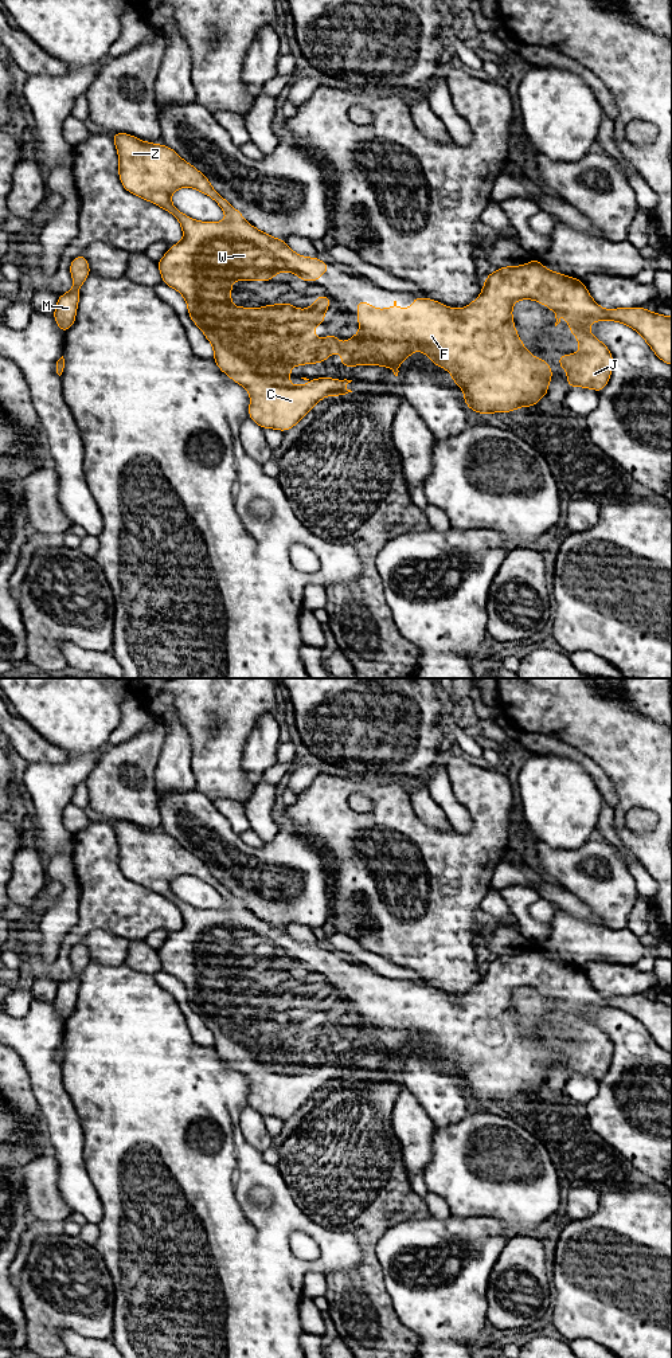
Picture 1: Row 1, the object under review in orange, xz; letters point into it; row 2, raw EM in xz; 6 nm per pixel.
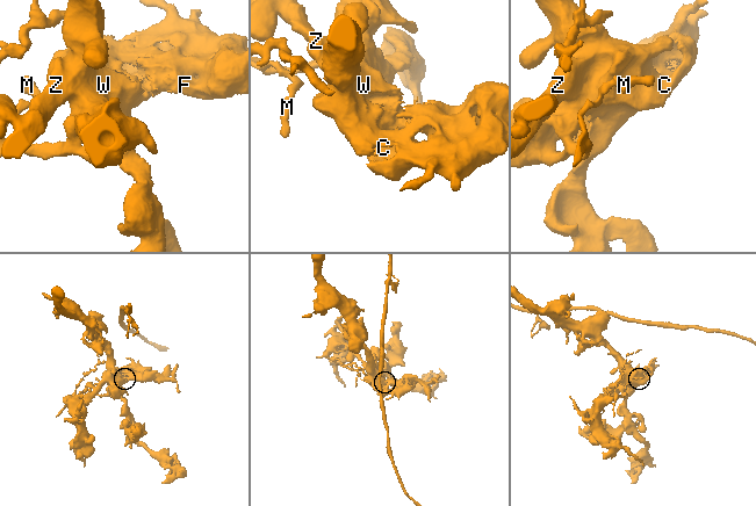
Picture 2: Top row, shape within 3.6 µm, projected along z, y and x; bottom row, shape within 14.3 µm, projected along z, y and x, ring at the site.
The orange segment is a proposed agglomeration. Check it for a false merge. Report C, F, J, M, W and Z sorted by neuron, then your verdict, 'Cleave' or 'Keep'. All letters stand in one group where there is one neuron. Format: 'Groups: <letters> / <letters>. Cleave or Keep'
Groups: C F J M W Z. Keep

